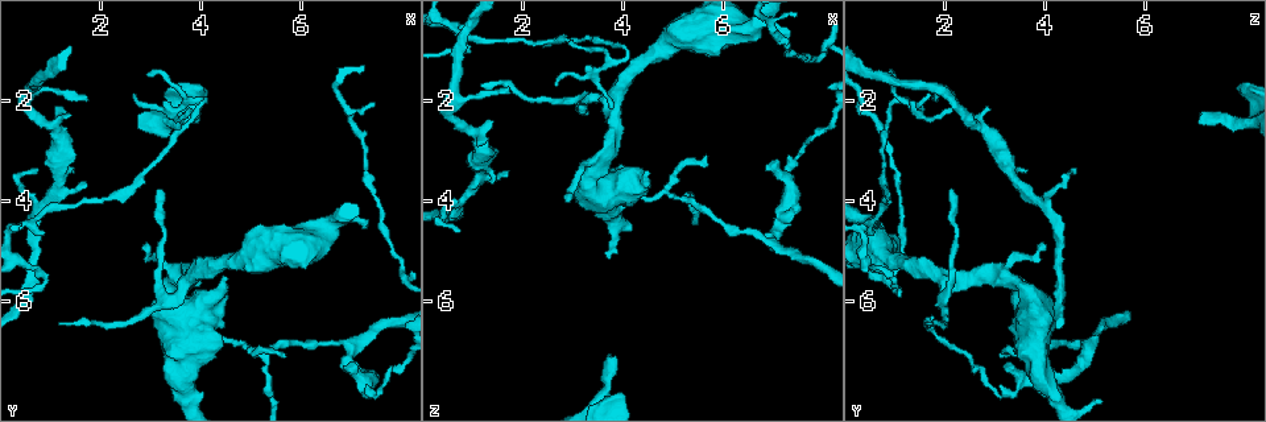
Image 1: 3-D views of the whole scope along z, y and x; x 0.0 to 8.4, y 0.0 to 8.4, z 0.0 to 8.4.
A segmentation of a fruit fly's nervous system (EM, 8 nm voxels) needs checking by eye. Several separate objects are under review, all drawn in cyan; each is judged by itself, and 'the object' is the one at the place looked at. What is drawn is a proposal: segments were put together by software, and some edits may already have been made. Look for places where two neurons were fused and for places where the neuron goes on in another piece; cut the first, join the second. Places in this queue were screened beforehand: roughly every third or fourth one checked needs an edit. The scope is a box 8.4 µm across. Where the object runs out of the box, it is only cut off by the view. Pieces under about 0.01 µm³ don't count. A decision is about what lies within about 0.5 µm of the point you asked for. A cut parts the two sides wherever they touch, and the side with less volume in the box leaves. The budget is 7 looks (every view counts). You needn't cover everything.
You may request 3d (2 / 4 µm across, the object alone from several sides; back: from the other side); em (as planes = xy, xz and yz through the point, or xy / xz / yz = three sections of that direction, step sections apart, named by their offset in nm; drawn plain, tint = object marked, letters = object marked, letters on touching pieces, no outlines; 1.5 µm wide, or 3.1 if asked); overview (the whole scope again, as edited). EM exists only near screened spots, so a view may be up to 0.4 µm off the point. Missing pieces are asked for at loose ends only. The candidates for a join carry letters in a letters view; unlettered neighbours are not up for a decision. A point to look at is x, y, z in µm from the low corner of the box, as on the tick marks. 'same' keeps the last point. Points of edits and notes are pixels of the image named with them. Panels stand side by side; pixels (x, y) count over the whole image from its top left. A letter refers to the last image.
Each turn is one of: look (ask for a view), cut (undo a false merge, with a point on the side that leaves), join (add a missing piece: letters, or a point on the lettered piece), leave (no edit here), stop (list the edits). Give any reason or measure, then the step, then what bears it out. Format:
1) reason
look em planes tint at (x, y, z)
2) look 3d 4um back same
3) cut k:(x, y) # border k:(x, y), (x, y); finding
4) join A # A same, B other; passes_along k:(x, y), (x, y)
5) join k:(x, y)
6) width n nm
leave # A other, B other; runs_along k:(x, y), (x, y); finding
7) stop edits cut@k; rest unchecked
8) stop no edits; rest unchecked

sharp bend
look em 3.1um yz step 16 tint at (0.90, 5.60, 1.00)

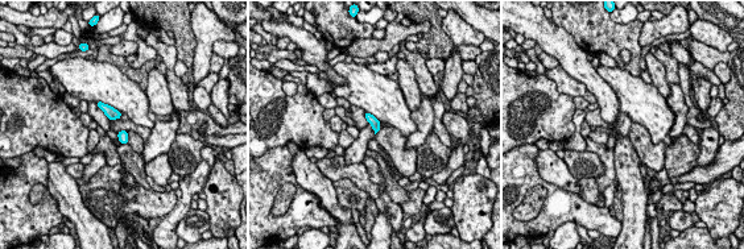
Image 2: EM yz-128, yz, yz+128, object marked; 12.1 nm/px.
look em 3.1um planes tint same

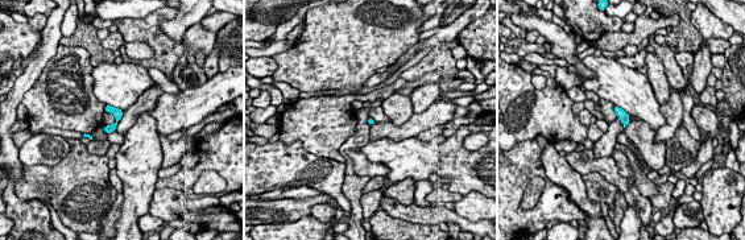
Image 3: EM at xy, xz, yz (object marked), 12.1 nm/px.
what lies round it
look em 3.1um planes letters same

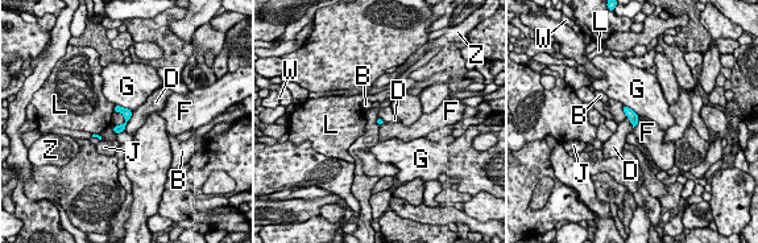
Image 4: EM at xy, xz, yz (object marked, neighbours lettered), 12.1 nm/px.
leave # B other, D other, F other, G other, J other, L other, W other, Z other; runs_along 4:(116, 107), (125, 114), (117, 131); one neuron here

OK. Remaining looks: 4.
free end
look em planes plain at (1.15, 2.20, 2.95)

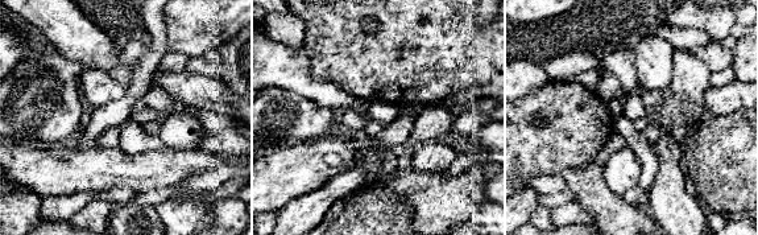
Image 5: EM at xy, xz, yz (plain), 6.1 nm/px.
what lies round it
look em planes letters same

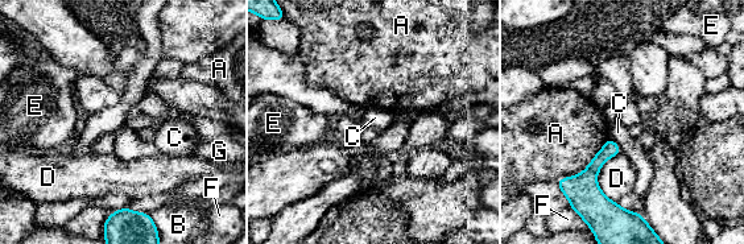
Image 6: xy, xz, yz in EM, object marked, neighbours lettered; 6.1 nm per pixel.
leave # A other, B other, C other, D other, E other, F other, G other; no lettered piece goes on from it

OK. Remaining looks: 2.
an open end
look em xy step 4 tint at (3.75, 2.45, 7.10)

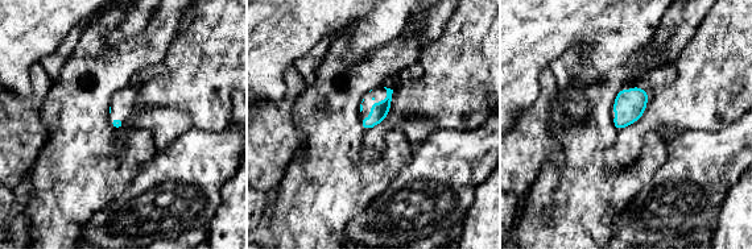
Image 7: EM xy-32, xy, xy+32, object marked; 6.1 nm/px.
see the neighbours
look em xy step 4 letters same

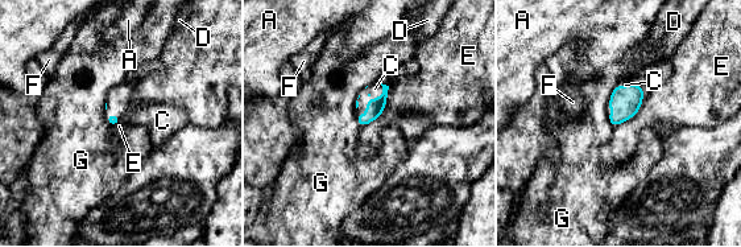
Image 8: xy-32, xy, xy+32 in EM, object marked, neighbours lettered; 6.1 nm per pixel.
longest_contact E 300 nm
join C # A other, C same, D other, E other, F other, G other; passes_along 8:(375, 107), (371, 99), (375, 89); it goes on there

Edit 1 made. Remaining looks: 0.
stop edits join@8; rest unchecked

